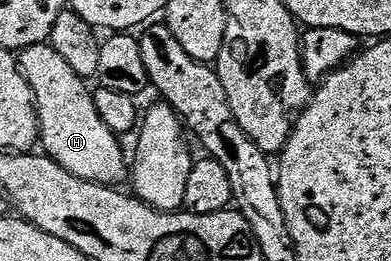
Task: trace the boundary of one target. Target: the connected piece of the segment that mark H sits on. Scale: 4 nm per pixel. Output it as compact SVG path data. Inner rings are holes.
M48 43L26 47L20 52L19 62L33 90L33 100L37 102L39 143L44 154L80 179L106 185L120 184L120 179L127 175L127 155L121 152L119 136L103 125L103 117L99 117L95 109L93 91L85 88L88 87L86 80Z

